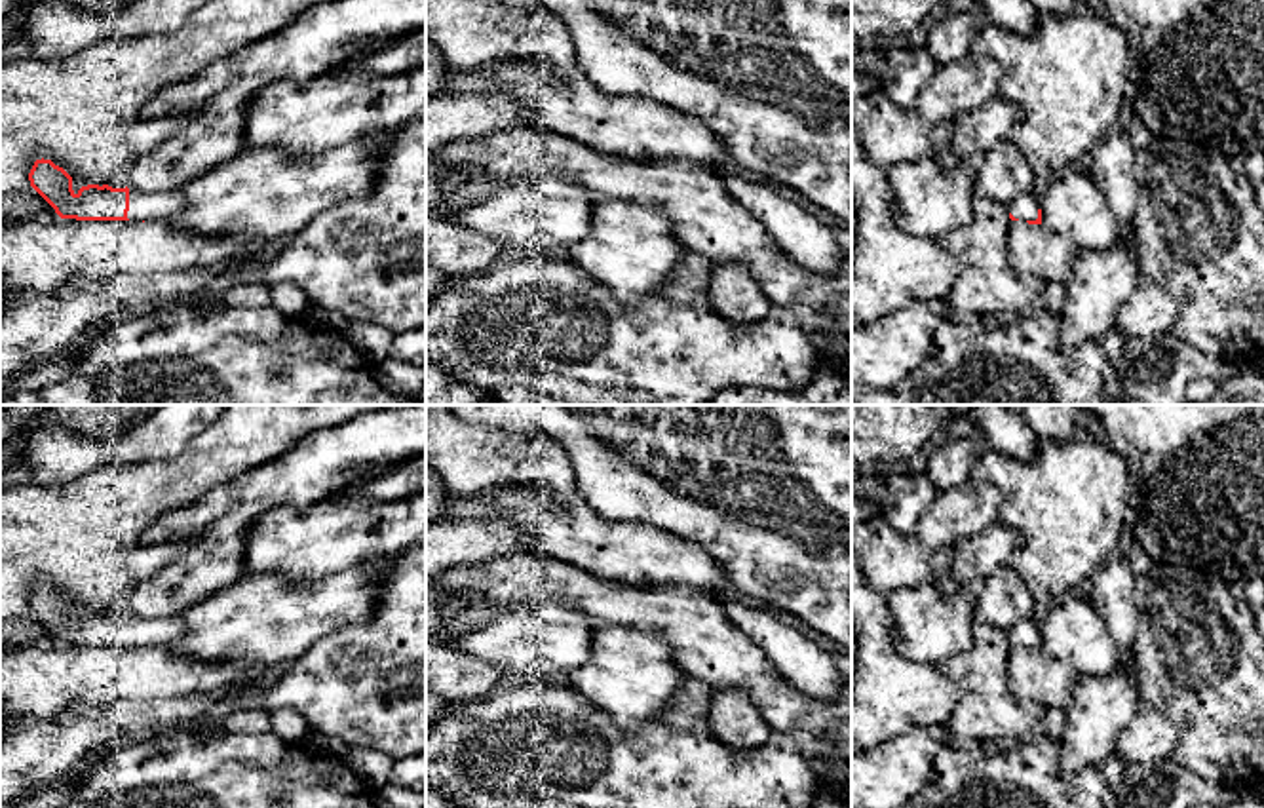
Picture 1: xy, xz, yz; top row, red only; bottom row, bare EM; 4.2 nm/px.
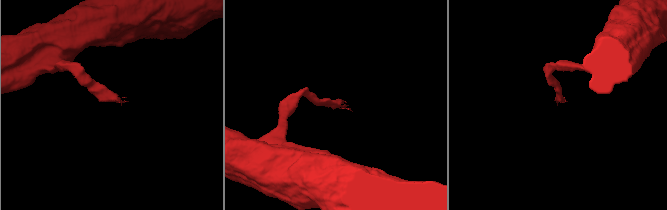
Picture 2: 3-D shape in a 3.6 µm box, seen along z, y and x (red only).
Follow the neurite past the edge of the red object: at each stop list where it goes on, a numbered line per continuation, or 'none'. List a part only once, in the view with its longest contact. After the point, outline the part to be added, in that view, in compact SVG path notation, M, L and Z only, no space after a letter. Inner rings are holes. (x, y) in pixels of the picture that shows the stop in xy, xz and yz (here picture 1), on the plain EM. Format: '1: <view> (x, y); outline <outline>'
1: xy (166, 632); outline M129 616L129 646L169 646L177 643L184 633L181 616L163 620L141 620Z

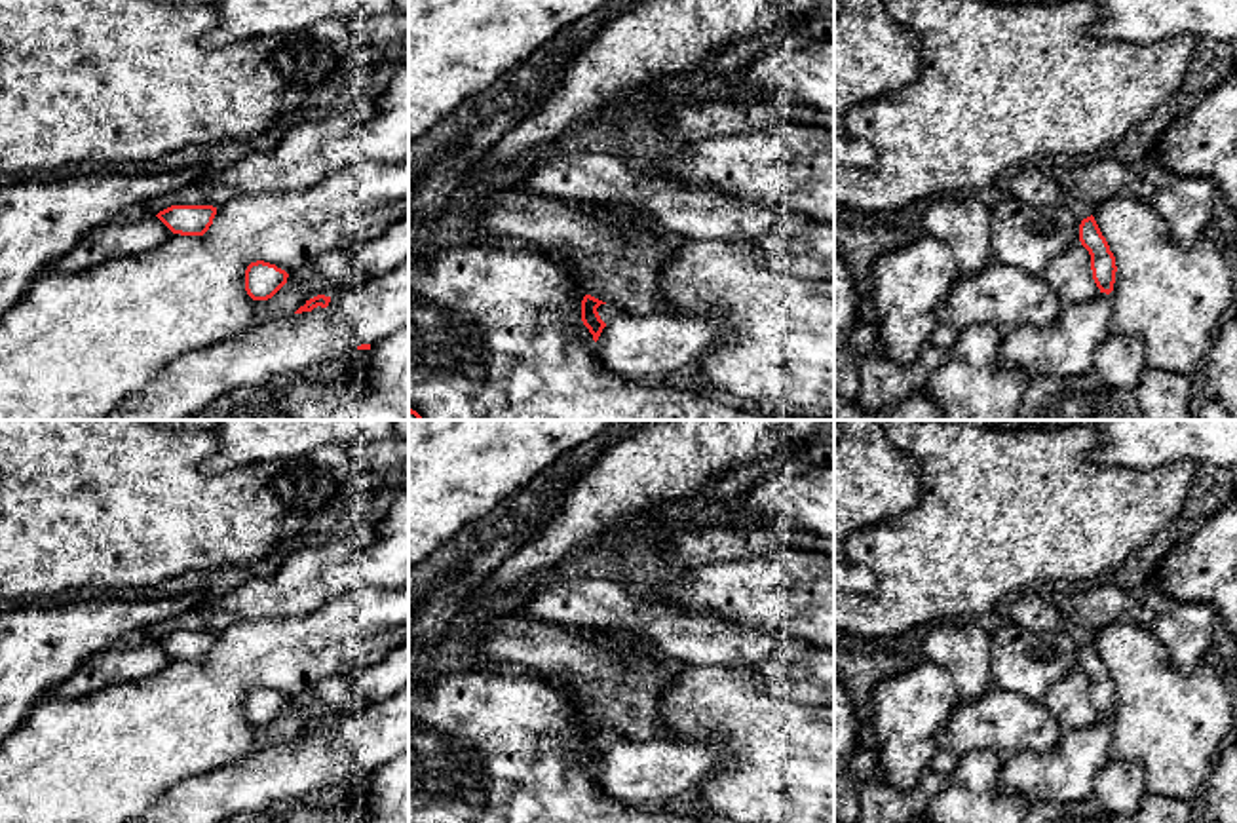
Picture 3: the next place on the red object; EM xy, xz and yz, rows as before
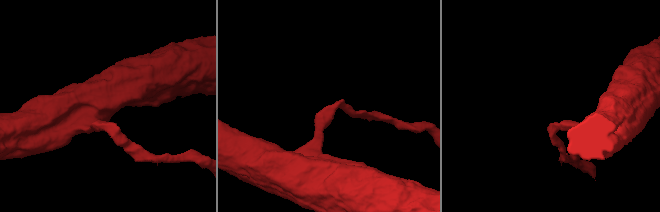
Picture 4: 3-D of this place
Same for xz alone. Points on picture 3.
none

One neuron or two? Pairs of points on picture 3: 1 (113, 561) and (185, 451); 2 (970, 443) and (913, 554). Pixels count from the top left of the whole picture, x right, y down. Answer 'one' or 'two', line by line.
1: one
2: one

